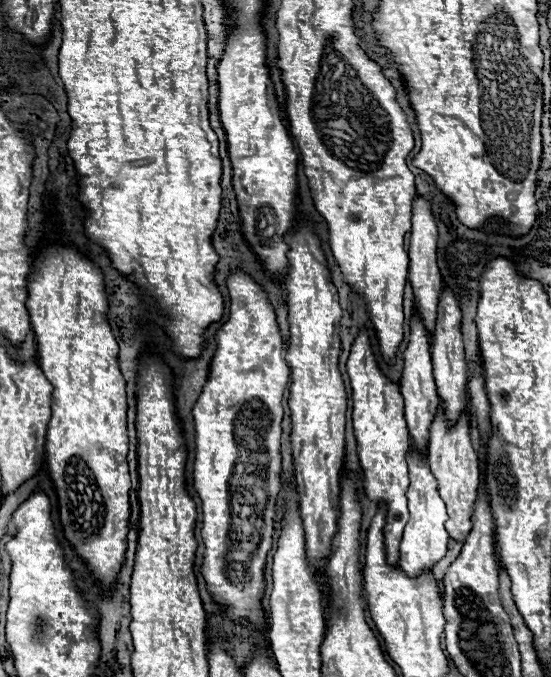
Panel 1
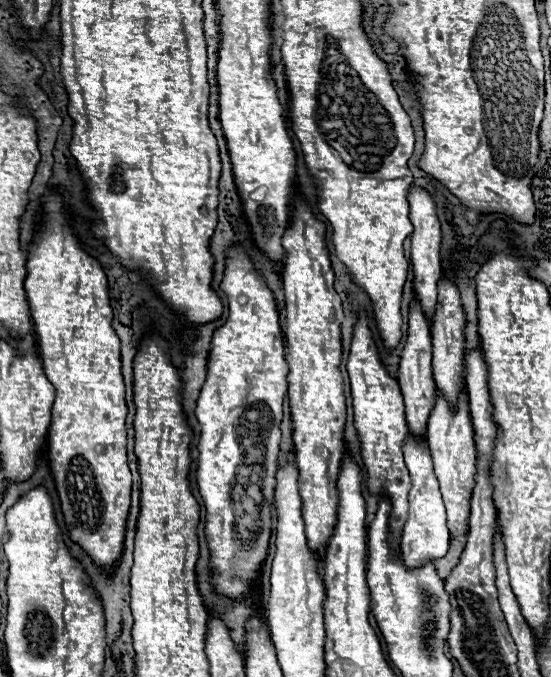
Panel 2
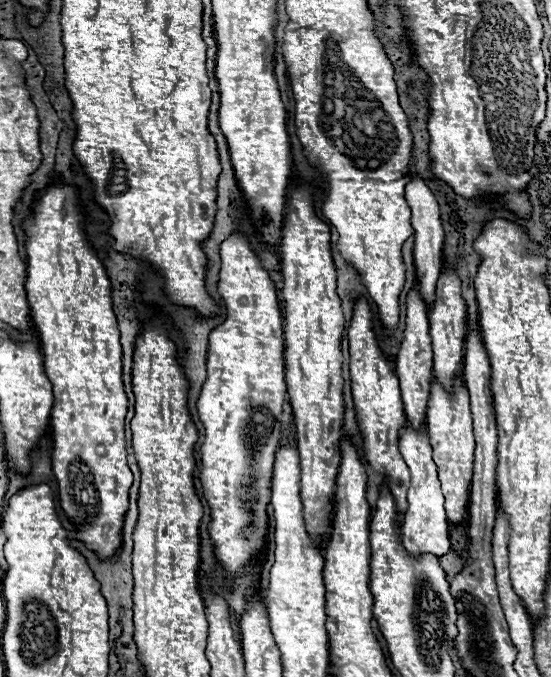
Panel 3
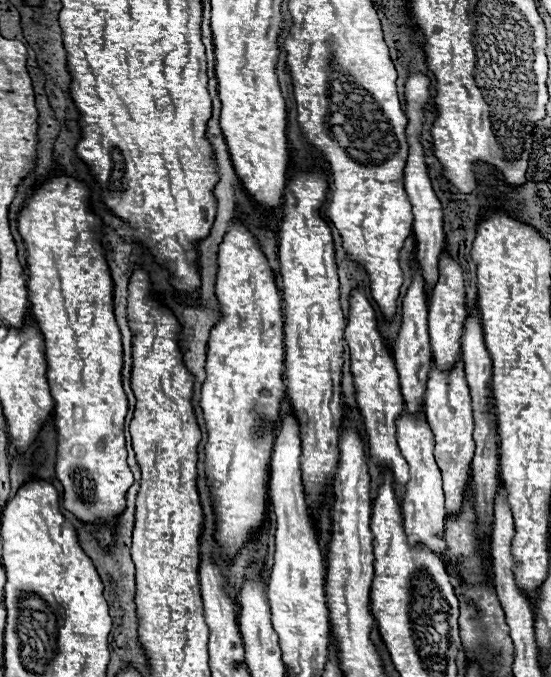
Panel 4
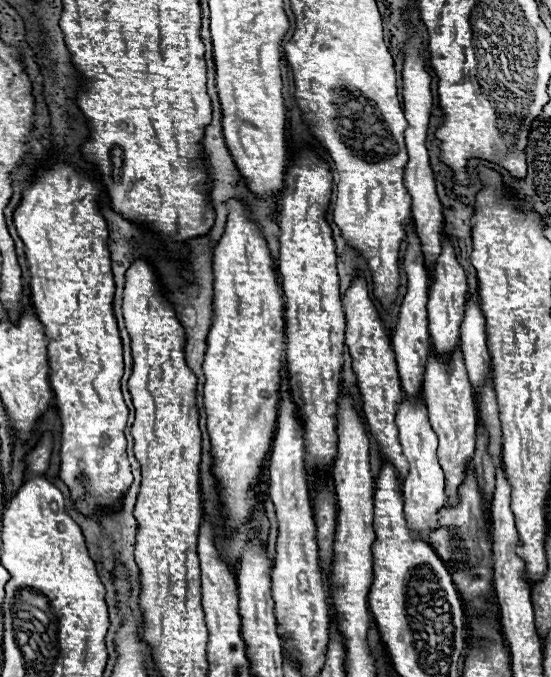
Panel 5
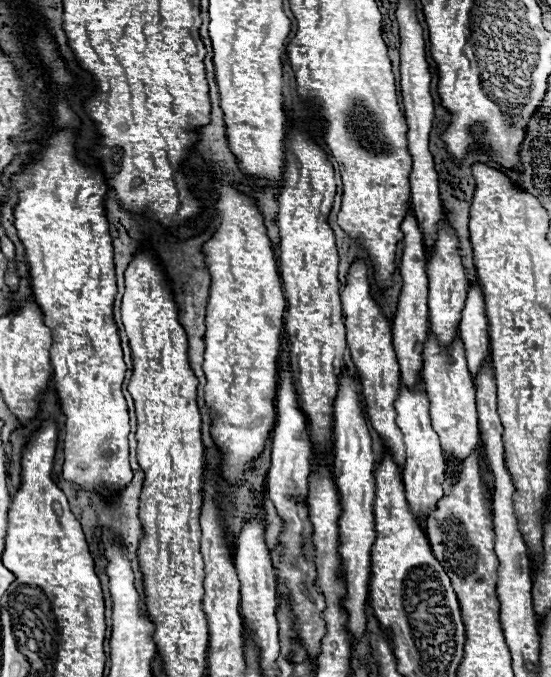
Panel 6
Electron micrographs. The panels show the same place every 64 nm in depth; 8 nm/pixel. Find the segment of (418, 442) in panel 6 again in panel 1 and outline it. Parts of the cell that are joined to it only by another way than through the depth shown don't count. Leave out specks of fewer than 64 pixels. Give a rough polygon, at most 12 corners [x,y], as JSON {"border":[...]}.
{"border":[[408,452],[410,520],[400,568],[412,578],[446,554],[446,506],[424,454]]}

